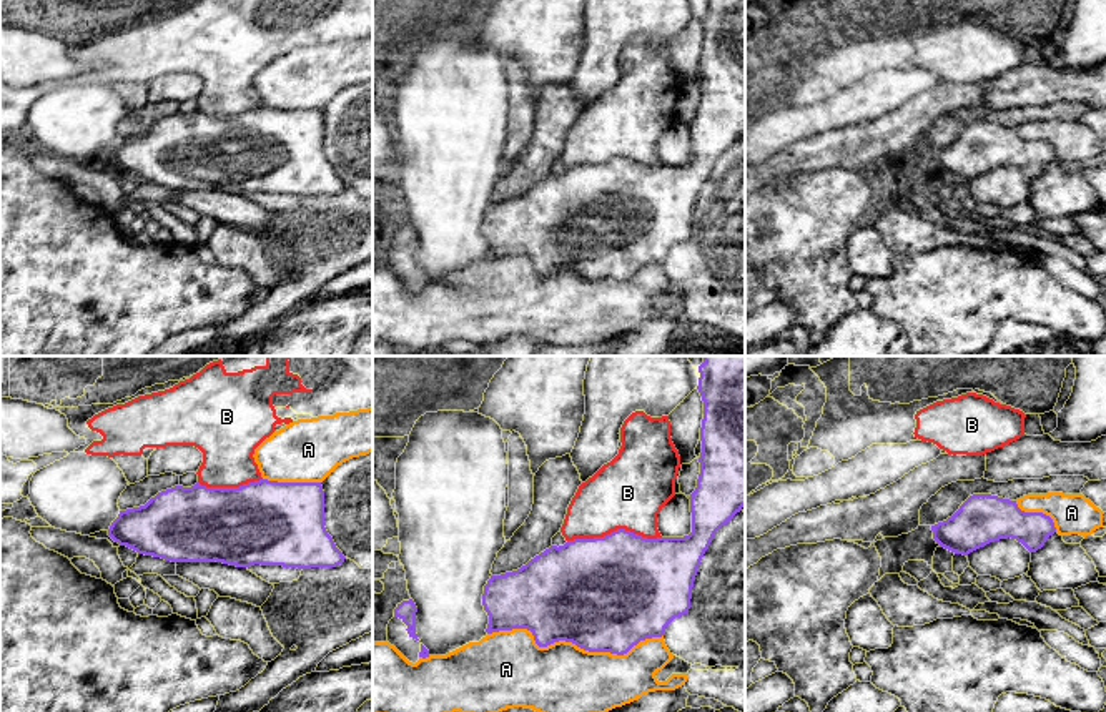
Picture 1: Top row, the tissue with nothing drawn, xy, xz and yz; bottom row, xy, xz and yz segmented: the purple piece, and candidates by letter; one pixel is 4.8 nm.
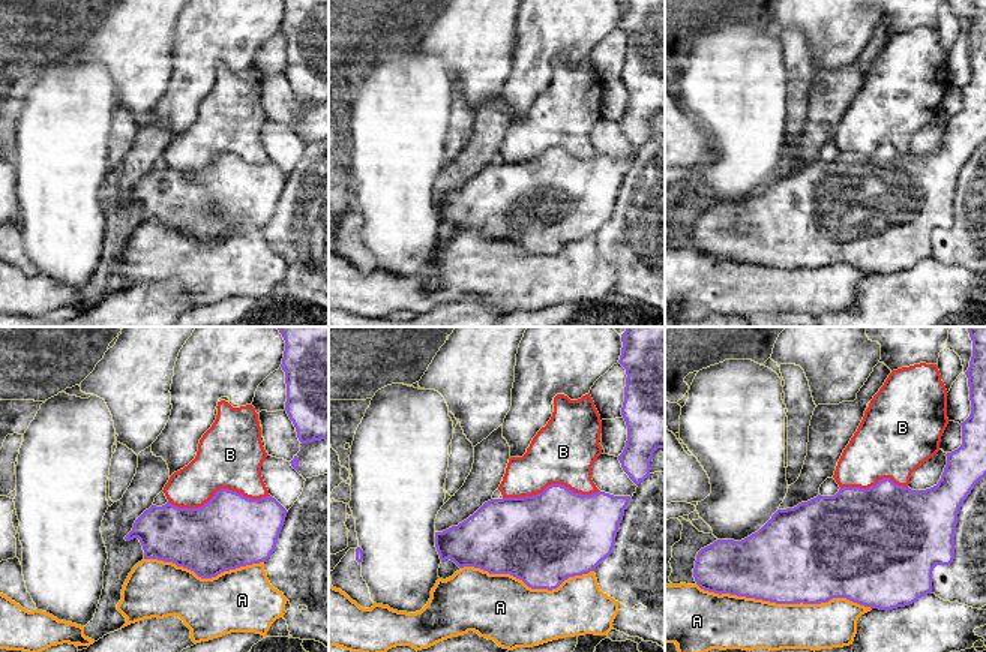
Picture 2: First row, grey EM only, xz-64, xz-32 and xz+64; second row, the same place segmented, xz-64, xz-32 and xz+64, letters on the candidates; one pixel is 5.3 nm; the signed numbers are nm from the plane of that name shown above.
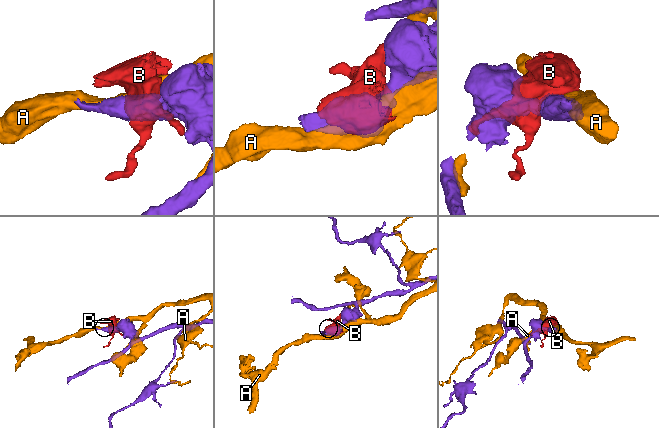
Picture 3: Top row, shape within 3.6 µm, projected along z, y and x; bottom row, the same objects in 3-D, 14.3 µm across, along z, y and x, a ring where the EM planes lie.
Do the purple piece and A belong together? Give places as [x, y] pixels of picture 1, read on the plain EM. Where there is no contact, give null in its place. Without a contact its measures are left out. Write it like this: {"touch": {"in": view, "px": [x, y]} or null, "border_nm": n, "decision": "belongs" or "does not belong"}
{"touch": {"in": "xz", "px": [572, 270]}, "border_nm": 850, "decision": "does not belong"}

